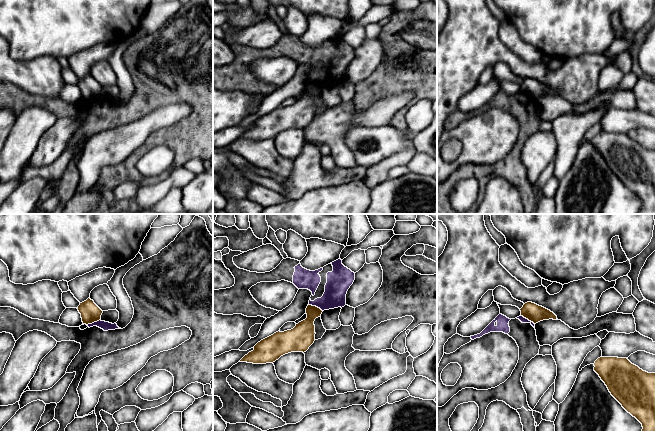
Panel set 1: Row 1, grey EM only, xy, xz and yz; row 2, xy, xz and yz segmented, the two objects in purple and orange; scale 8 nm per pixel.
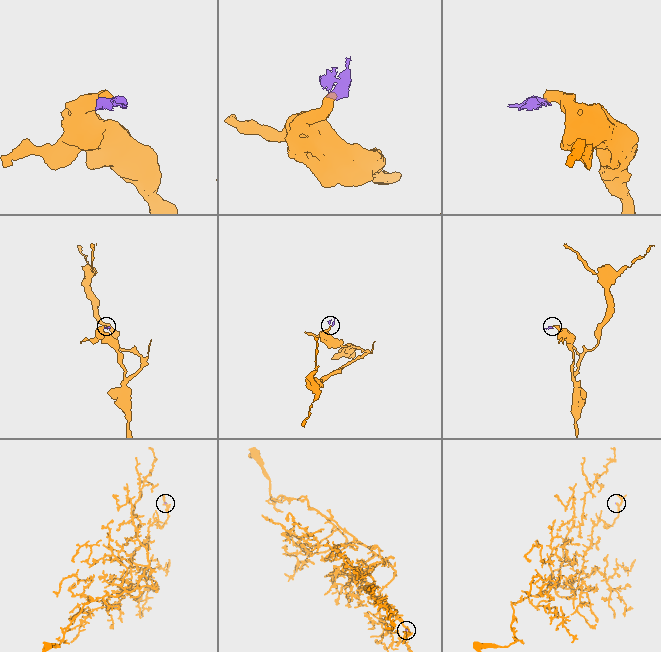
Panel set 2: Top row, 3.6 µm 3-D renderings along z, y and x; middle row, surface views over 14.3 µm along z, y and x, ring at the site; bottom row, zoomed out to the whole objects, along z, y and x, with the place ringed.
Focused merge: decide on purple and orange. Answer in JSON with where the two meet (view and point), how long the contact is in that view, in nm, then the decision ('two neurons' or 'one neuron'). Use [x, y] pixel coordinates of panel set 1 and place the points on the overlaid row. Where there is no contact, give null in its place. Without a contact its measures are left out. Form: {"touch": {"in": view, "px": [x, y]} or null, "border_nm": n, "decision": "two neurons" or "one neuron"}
{"touch": {"in": "xz", "px": [315, 305]}, "border_nm": 130, "decision": "two neurons"}

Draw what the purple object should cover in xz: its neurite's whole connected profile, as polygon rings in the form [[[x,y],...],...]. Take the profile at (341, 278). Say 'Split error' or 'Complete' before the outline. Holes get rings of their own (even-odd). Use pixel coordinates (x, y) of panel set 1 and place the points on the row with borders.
Split error. [[[230,250],[222,256],[222,262],[235,278],[235,284],[230,288],[213,290],[213,312],[270,318],[279,311],[260,305],[249,289],[260,282],[281,280],[293,283],[298,289],[310,290],[312,295],[308,305],[322,311],[346,305],[346,294],[355,280],[355,273],[345,267],[340,258],[315,271],[303,268],[298,260],[286,258],[272,271],[257,273],[240,269],[234,264],[233,257],[242,253]]]

